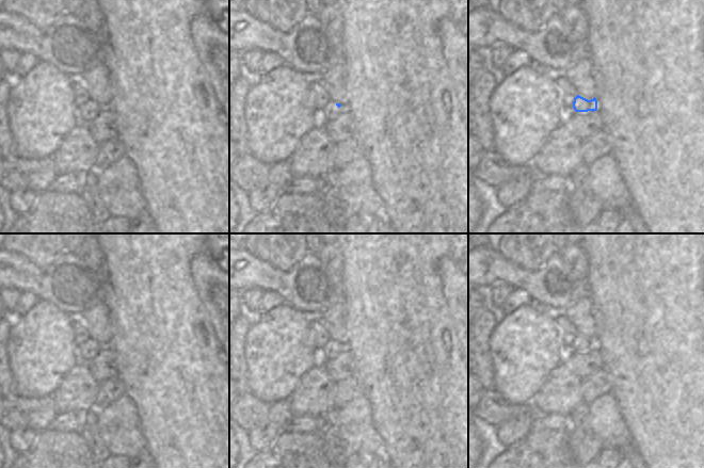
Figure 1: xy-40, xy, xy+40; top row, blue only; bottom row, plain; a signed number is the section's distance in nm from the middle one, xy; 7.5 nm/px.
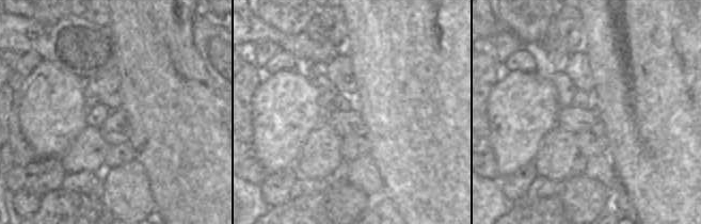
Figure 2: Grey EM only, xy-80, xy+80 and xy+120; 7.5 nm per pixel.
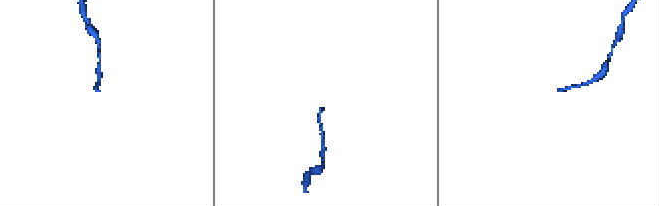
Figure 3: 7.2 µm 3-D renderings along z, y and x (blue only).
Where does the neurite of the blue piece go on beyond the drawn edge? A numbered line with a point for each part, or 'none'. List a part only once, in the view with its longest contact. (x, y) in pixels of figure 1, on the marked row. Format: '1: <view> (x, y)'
1: xy (331, 111)

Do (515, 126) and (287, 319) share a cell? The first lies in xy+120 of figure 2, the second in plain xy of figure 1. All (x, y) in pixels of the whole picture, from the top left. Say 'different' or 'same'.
same

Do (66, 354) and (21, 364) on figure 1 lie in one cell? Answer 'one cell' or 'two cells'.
one cell

